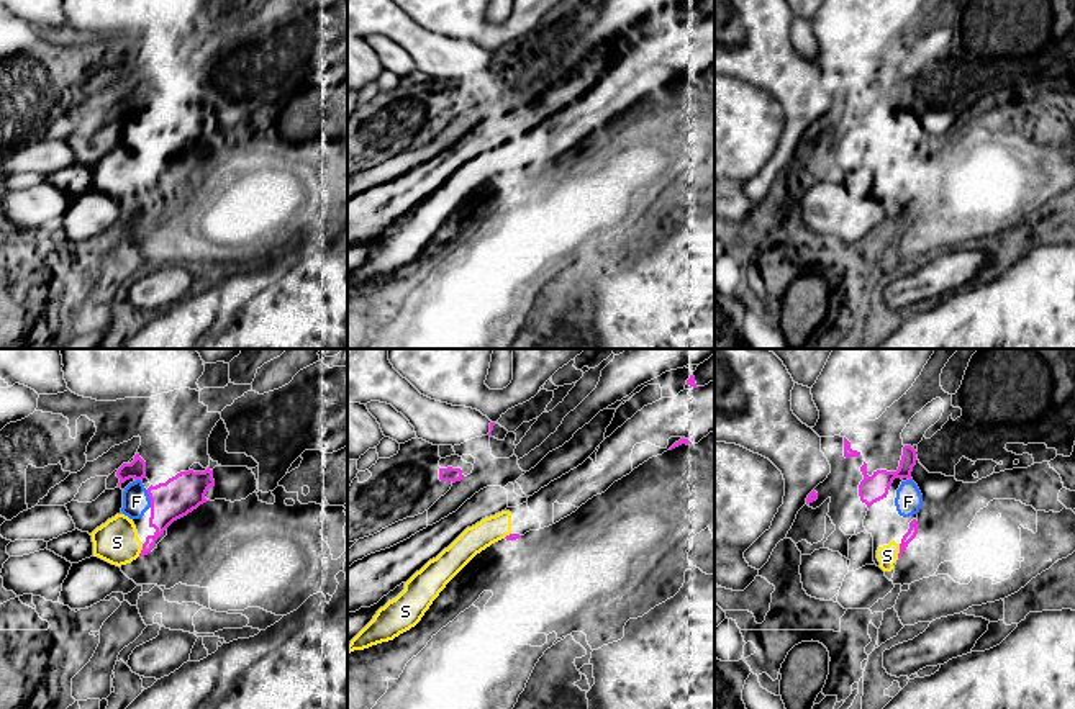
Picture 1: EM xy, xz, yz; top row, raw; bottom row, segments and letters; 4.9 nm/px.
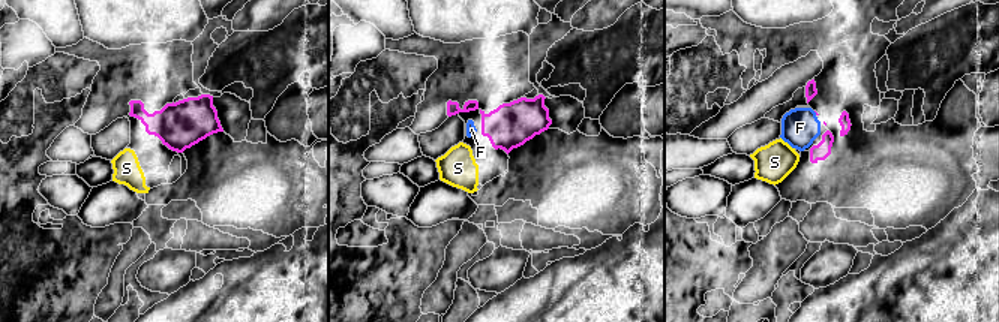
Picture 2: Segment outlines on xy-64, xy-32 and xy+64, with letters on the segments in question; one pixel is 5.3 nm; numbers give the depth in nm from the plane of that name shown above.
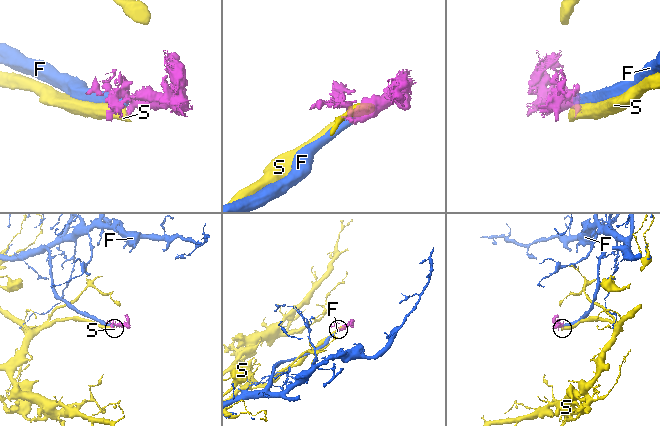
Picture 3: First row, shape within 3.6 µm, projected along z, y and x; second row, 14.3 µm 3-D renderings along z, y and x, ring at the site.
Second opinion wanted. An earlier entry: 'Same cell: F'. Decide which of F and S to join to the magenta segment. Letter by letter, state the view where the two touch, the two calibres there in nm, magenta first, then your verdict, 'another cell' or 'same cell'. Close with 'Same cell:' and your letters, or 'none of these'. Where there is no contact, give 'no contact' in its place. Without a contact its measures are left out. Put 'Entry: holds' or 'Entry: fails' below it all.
F: xy | 190/130 nm | same cell
S: yz | 50/100 nm | another cell
Same cell: F
Entry: holds

